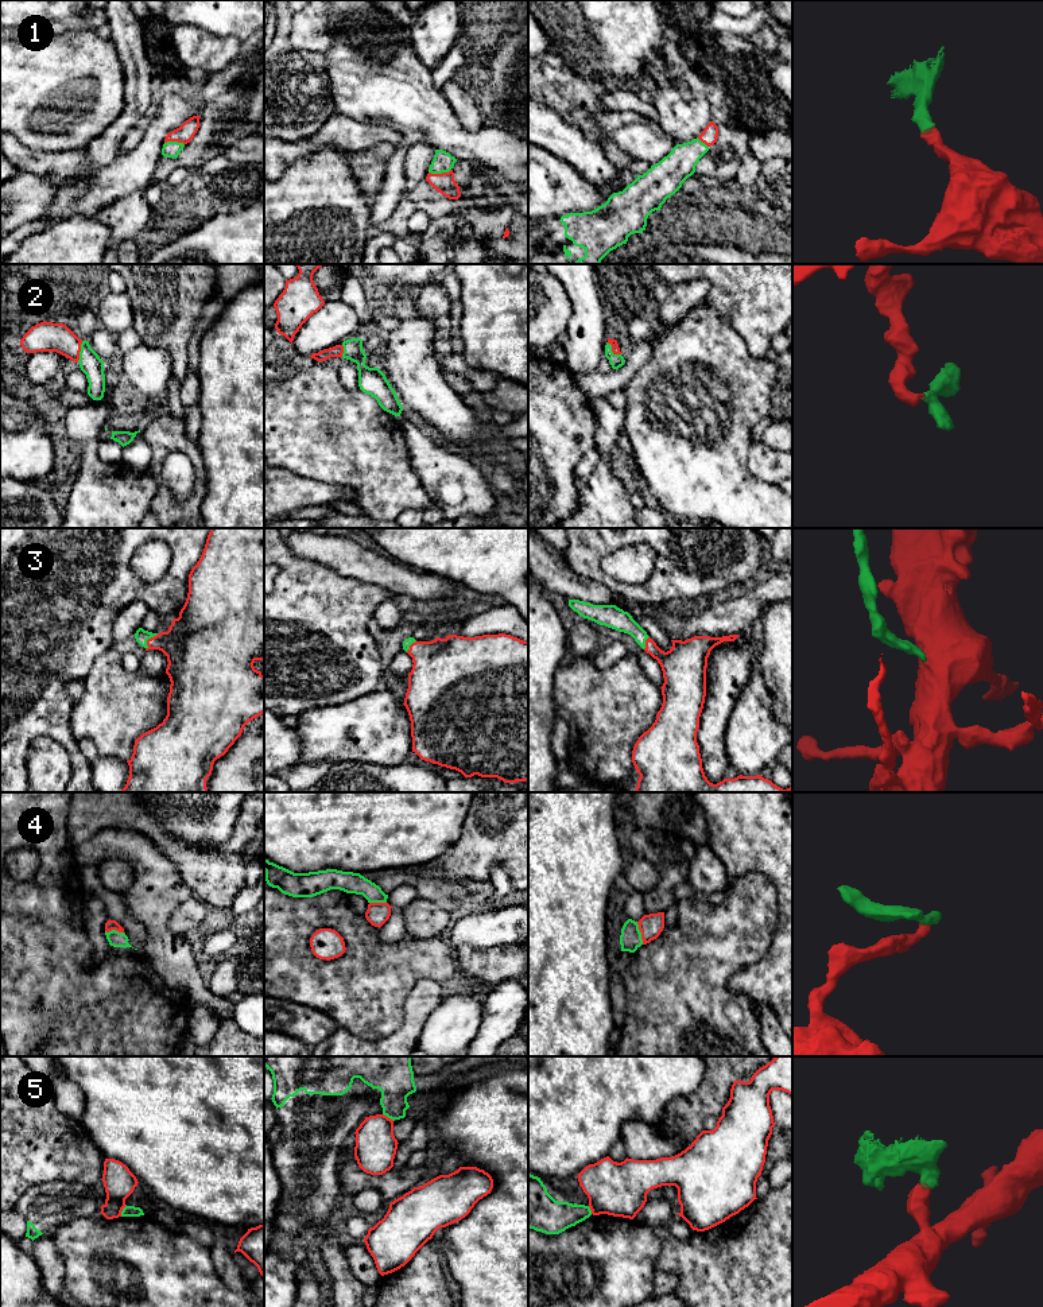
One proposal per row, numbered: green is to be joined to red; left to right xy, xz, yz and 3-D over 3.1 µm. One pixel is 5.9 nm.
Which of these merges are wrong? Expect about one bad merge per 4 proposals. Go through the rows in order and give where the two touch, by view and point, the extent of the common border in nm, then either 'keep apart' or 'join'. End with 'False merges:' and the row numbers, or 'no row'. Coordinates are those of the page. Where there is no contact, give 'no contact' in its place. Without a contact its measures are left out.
1: xz (439, 174) | 140 nm | join
2: xy (80, 351) | 130 nm | join
3: xy (148, 639) | 120 nm | join
4: yz (640, 931) | 140 nm | join
5: xy (121, 1210) | 80 nm | keep apart
False merges: 5

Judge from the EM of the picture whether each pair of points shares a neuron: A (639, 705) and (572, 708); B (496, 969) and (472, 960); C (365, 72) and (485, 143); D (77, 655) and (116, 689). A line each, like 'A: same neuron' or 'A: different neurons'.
A: same neuron
B: same neuron
C: same neuron
D: different neurons

